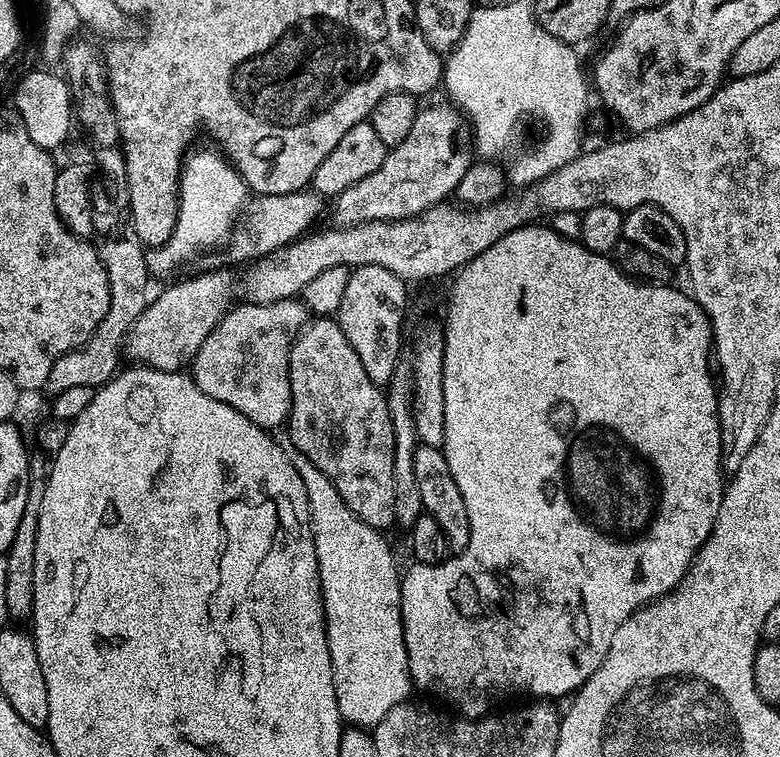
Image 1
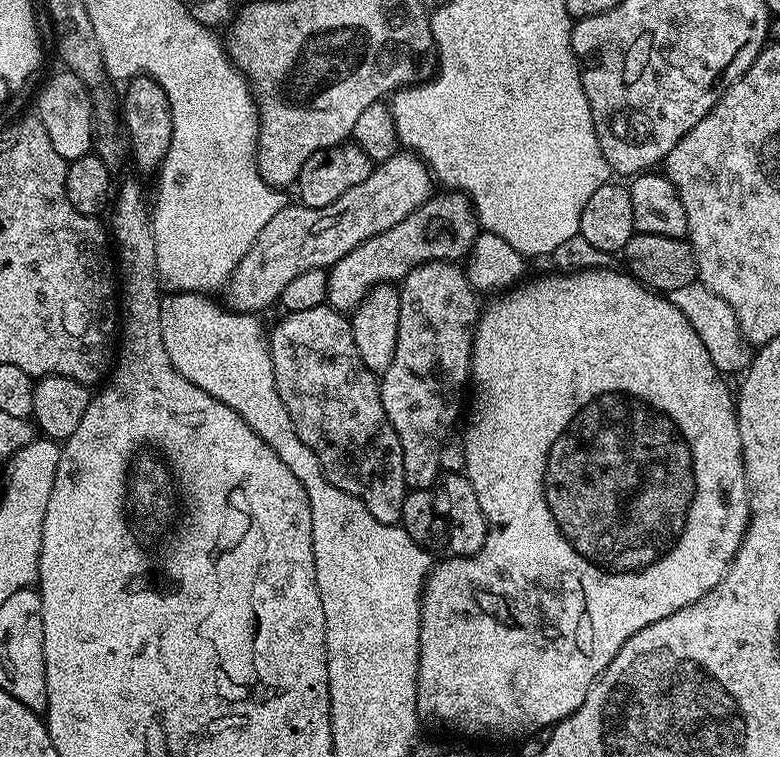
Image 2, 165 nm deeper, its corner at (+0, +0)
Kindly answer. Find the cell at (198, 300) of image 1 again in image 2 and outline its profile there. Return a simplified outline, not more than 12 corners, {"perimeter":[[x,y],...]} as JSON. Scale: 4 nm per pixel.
{"perimeter":[[411,151],[330,206],[289,203],[226,285],[263,313],[298,274],[331,269],[433,195]]}

